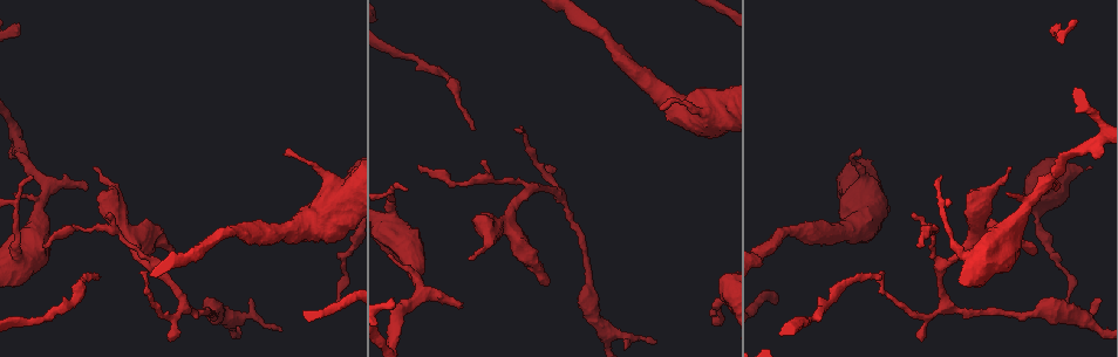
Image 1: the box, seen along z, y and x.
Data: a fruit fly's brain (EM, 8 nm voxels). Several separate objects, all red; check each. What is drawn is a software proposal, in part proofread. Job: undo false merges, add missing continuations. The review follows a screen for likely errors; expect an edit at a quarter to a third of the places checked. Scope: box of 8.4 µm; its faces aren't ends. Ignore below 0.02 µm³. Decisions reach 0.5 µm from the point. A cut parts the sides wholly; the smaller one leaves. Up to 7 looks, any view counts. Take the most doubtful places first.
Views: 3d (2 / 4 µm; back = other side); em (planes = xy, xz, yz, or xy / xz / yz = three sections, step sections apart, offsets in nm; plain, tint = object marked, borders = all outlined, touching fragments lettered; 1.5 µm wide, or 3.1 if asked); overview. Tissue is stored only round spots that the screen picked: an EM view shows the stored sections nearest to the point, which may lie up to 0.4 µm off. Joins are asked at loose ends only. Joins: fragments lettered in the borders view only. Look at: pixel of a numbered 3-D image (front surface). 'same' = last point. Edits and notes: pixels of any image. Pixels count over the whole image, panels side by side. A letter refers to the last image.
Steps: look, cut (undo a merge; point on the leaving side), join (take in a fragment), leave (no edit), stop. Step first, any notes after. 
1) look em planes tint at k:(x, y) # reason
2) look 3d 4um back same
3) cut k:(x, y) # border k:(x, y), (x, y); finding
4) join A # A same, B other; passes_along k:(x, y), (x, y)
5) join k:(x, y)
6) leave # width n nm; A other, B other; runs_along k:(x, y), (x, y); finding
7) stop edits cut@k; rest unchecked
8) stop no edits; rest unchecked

look 3d 4um at 1:(460, 305) # an open end

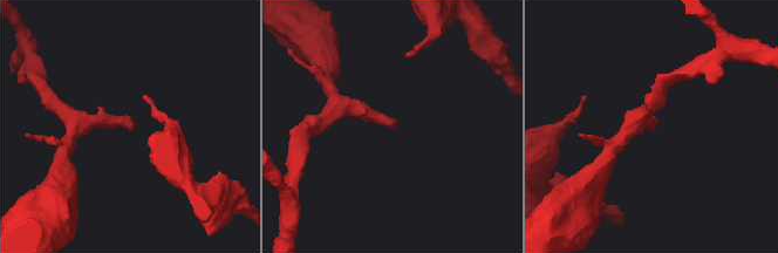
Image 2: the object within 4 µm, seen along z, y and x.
look em xz step 8 borders at 2:(130, 127)

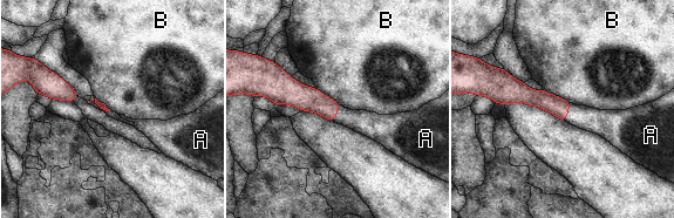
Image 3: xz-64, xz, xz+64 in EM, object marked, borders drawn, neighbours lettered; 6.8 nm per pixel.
look em planes borders same

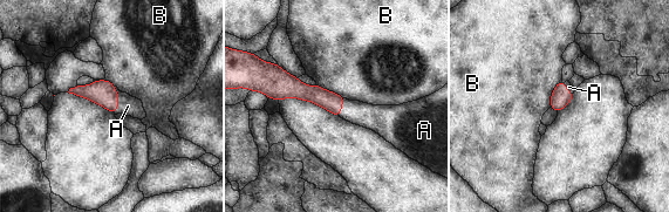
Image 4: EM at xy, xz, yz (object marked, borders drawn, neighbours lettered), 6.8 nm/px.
join A # width 130 nm; longest_contact B 200 nm; A same, B other; the neuron continues

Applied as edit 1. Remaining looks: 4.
look overview # redraw

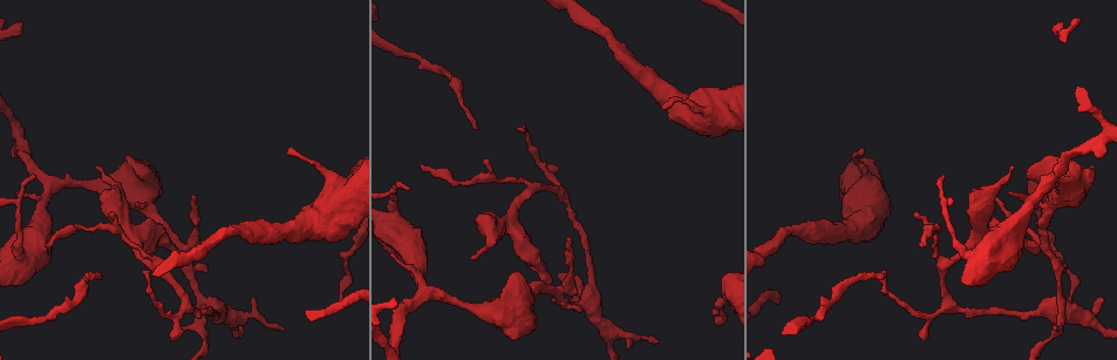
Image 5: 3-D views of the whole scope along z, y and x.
look 3d 4um at 5:(288, 149) # thin end

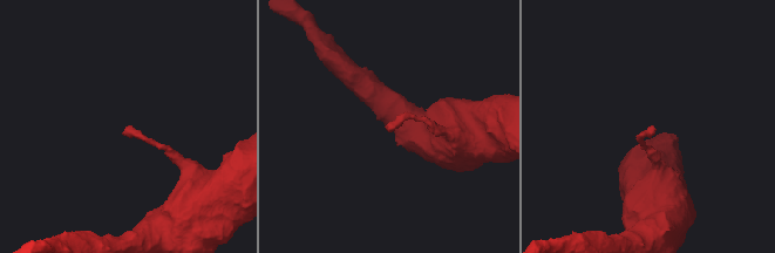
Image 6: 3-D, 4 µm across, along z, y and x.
look em planes plain at 6:(654, 128) # need the tissue

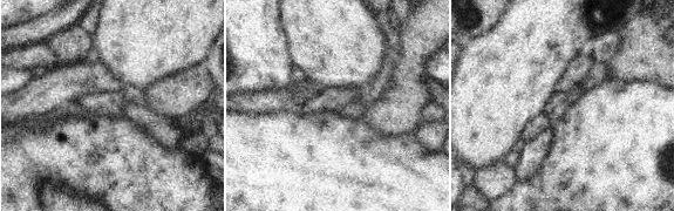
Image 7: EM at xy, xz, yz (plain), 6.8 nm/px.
look em planes borders same # what lies round it

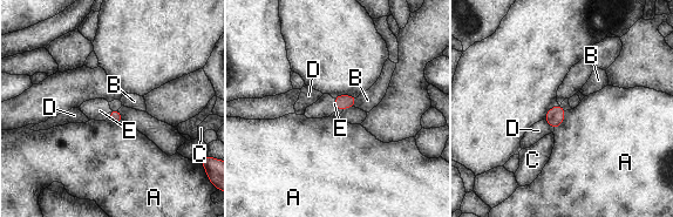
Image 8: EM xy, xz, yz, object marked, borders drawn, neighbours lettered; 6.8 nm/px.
join E # A other, B other, C other, D other, E same; passes_along 8:(341, 101), (335, 104), (325, 106); it goes on there

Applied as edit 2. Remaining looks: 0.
stop edits join@4, join@8; rest unchecked

